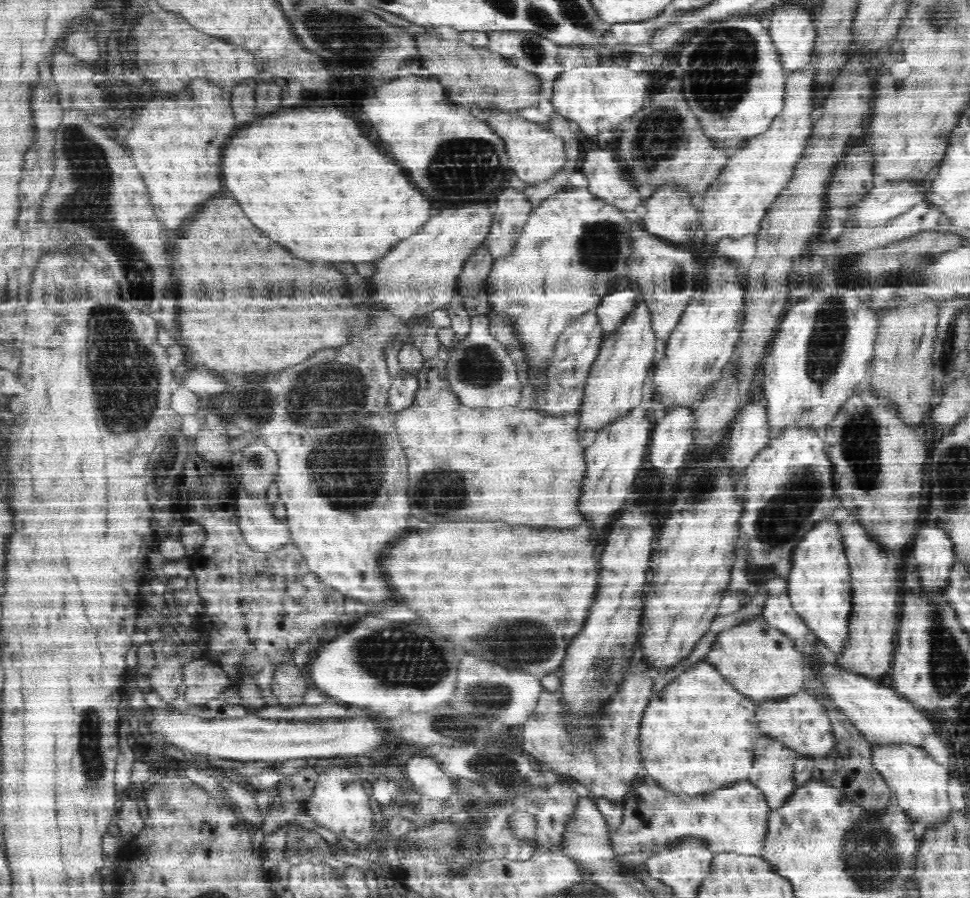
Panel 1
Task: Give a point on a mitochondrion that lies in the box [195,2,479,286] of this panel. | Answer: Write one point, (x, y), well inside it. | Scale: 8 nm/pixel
(346, 37)

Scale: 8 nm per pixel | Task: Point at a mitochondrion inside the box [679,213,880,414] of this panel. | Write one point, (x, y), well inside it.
(828, 340)

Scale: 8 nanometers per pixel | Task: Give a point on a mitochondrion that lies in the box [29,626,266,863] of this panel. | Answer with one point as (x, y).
(89, 748)

